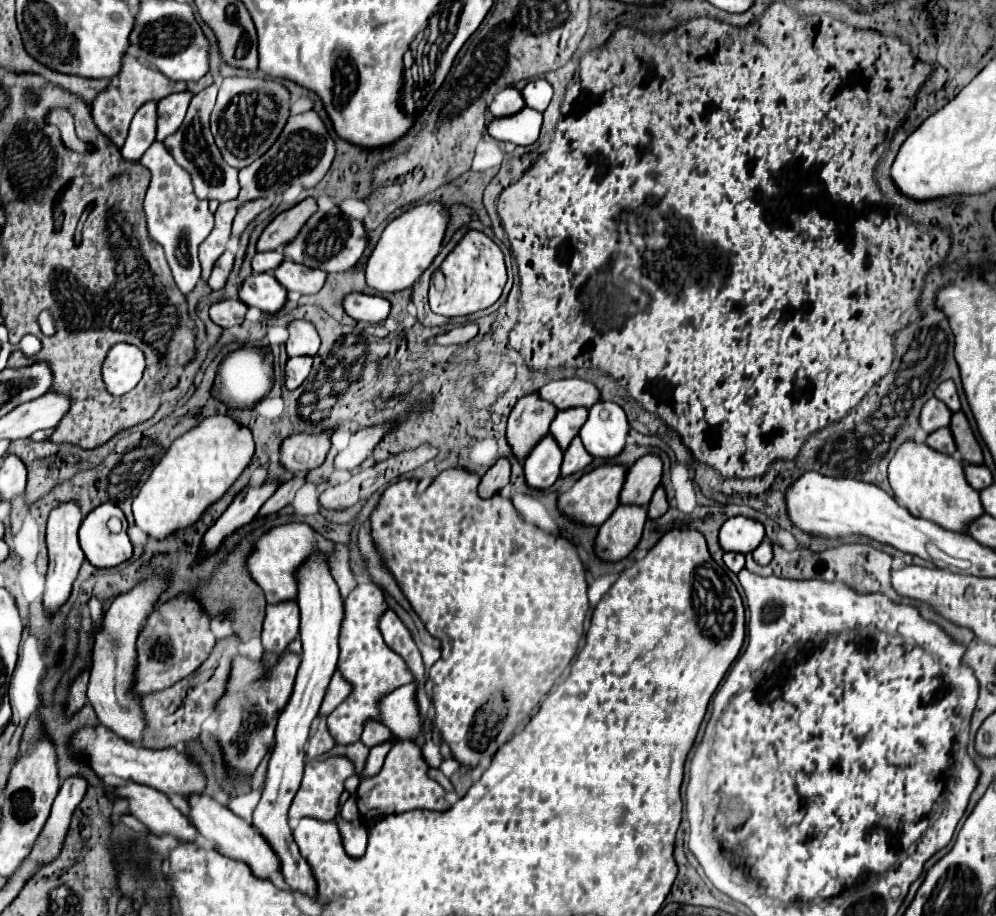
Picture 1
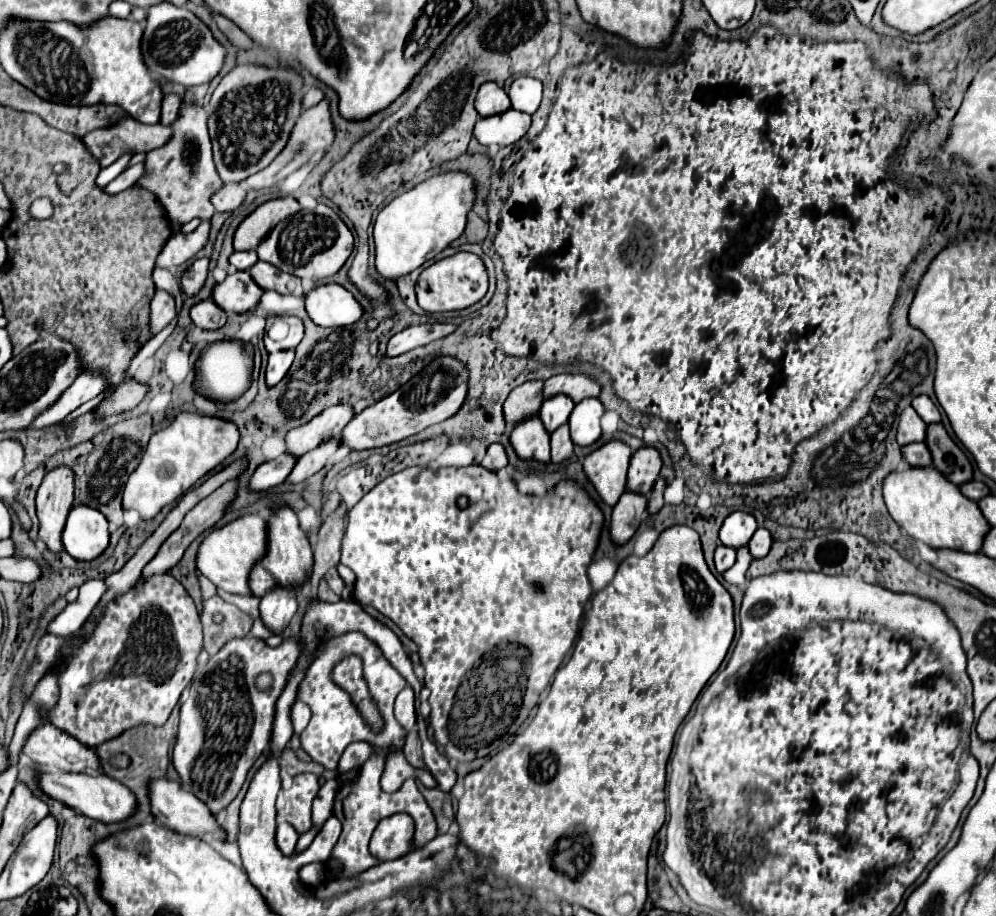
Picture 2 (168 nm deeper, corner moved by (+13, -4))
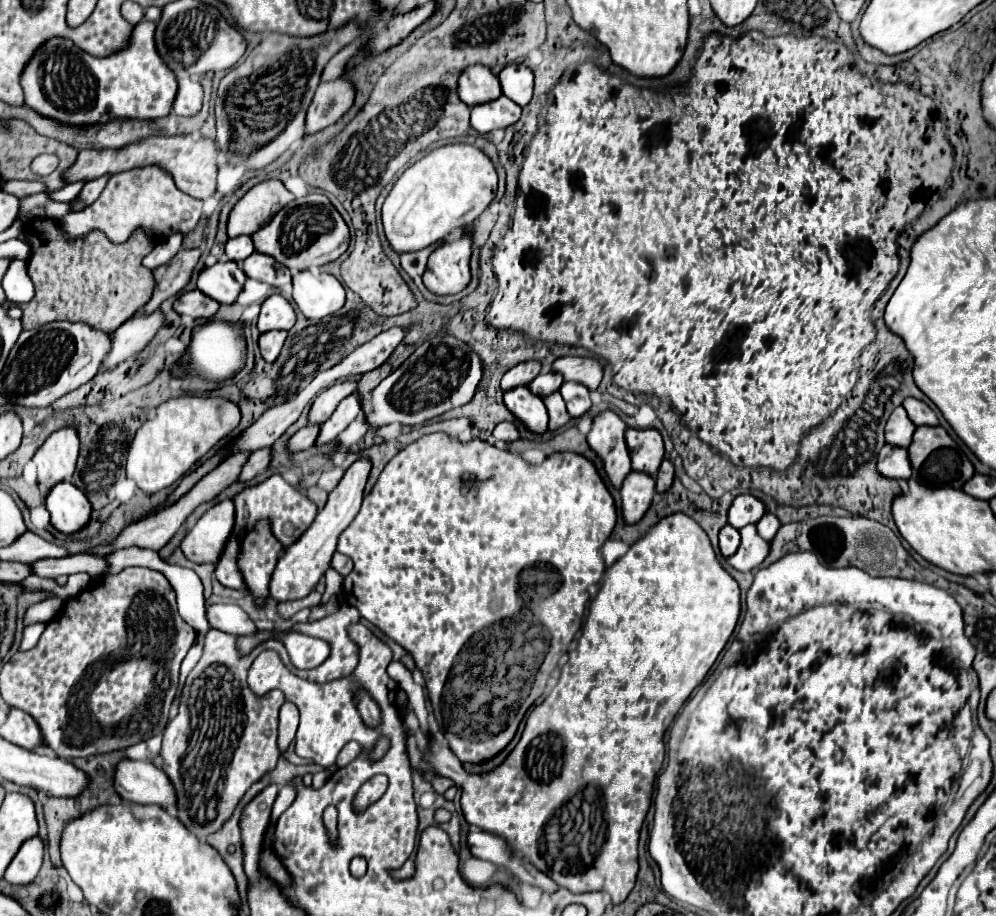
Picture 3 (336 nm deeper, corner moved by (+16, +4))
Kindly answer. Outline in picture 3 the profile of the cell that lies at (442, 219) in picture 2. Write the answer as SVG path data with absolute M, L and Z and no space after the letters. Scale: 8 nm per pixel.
M448 144L432 150L406 168L382 204L382 226L398 254L418 252L470 226L496 194L498 176L490 158L470 144Z

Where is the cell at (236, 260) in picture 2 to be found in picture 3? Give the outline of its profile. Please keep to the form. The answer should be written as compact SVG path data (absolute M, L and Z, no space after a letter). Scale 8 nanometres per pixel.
M238 236L226 242L226 258L232 262L242 262L252 252L254 252L254 246L252 246L250 236Z

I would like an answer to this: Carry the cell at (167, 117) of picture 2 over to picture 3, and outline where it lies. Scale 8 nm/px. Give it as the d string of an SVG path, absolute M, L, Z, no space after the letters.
M178 76L178 92L172 110L180 116L192 116L202 108L202 86L200 82L190 80L190 76Z

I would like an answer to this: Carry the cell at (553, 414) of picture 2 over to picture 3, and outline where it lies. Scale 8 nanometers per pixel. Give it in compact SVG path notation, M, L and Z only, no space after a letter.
M548 372L548 374L536 376L536 380L532 380L532 384L528 388L532 390L532 394L536 394L536 396L542 398L542 396L550 396L552 392L558 392L562 382L564 382L564 378L560 374Z

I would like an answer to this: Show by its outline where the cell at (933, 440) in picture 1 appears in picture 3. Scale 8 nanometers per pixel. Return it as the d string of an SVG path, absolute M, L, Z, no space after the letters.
M886 444L878 454L878 470L888 478L908 480L912 474L912 464L908 464L908 448L892 448L892 444Z

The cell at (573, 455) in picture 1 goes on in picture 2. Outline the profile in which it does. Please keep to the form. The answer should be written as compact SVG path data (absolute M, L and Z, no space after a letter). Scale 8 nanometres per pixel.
M569 424L551 432L551 462L563 462L573 454L573 442L569 436Z

